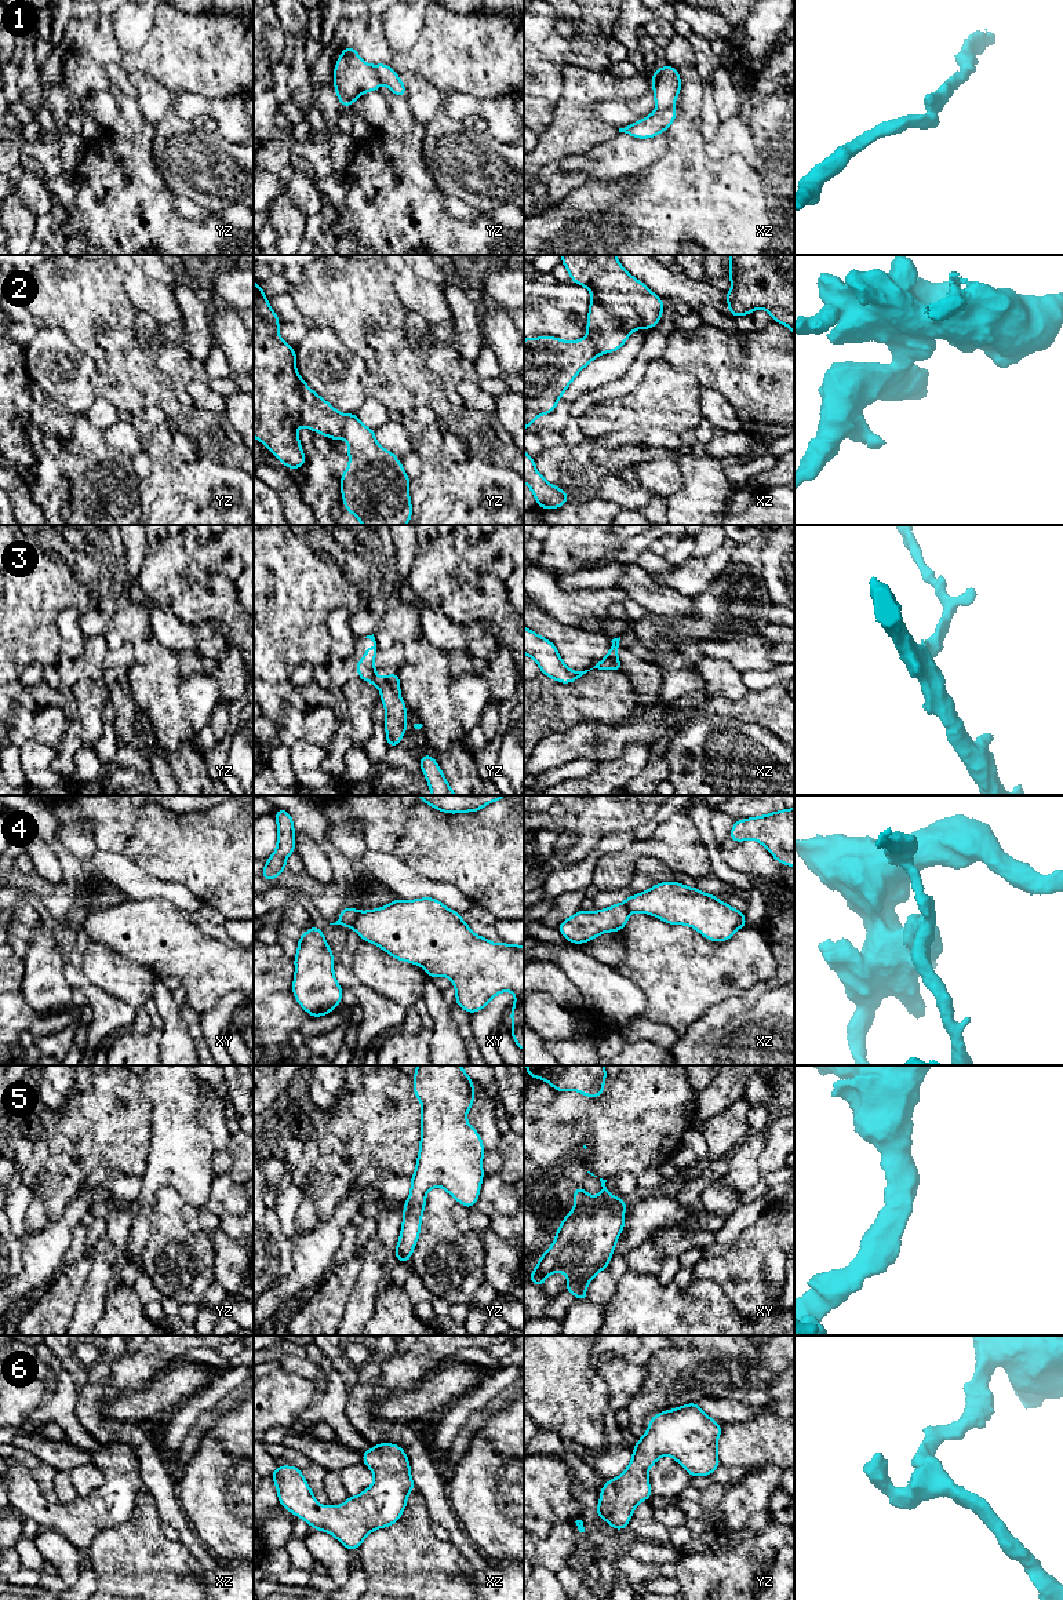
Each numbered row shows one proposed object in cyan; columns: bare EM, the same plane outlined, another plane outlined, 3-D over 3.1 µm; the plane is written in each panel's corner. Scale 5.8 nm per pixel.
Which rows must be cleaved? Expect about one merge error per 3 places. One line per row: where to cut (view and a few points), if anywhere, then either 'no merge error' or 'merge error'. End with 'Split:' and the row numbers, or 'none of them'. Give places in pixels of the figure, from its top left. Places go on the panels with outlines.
1: cut yz (374, 66), (379, 80); merge error
2: cut yz (346, 415), (342, 436); merge error
3: cut yz (374, 674), (371, 682); merge error
4: cut xy (359, 913), (350, 928); merge error
5: cut none; no merge error
6: cut none; no merge error
Split: 1, 2, 3, 4

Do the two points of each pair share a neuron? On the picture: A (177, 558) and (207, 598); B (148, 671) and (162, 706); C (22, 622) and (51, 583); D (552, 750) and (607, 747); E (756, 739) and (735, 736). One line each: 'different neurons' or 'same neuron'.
A: same neuron
B: same neuron
C: same neuron
D: same neuron
E: same neuron

